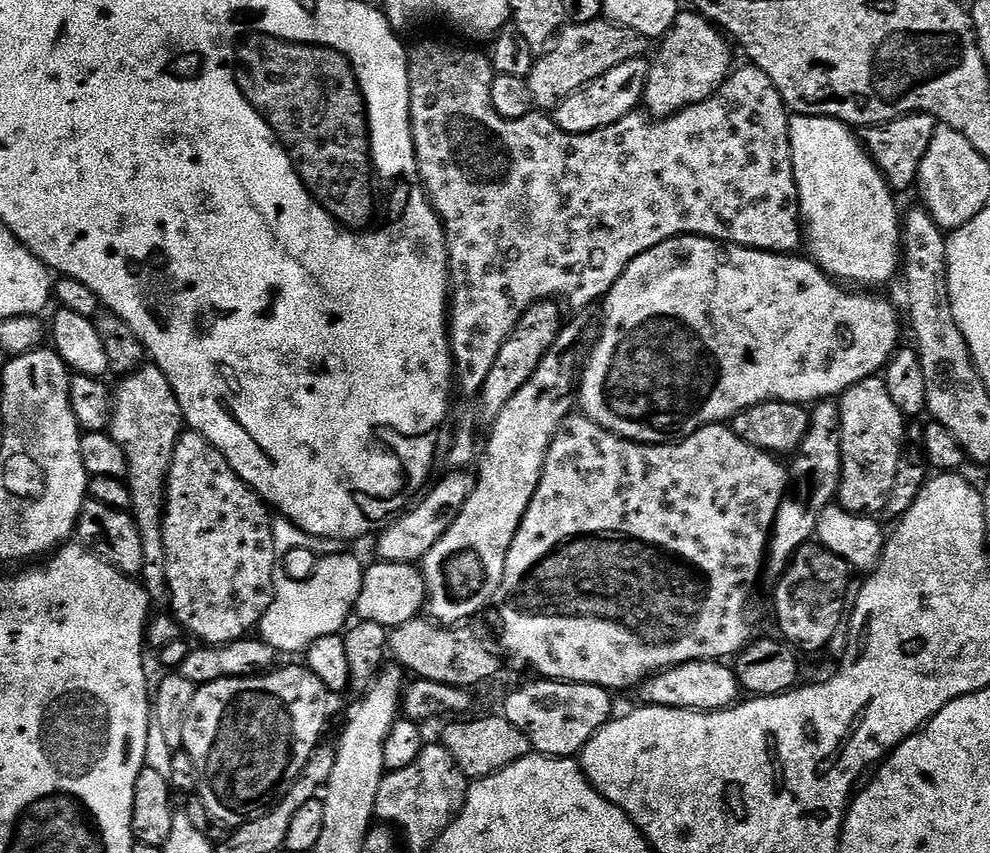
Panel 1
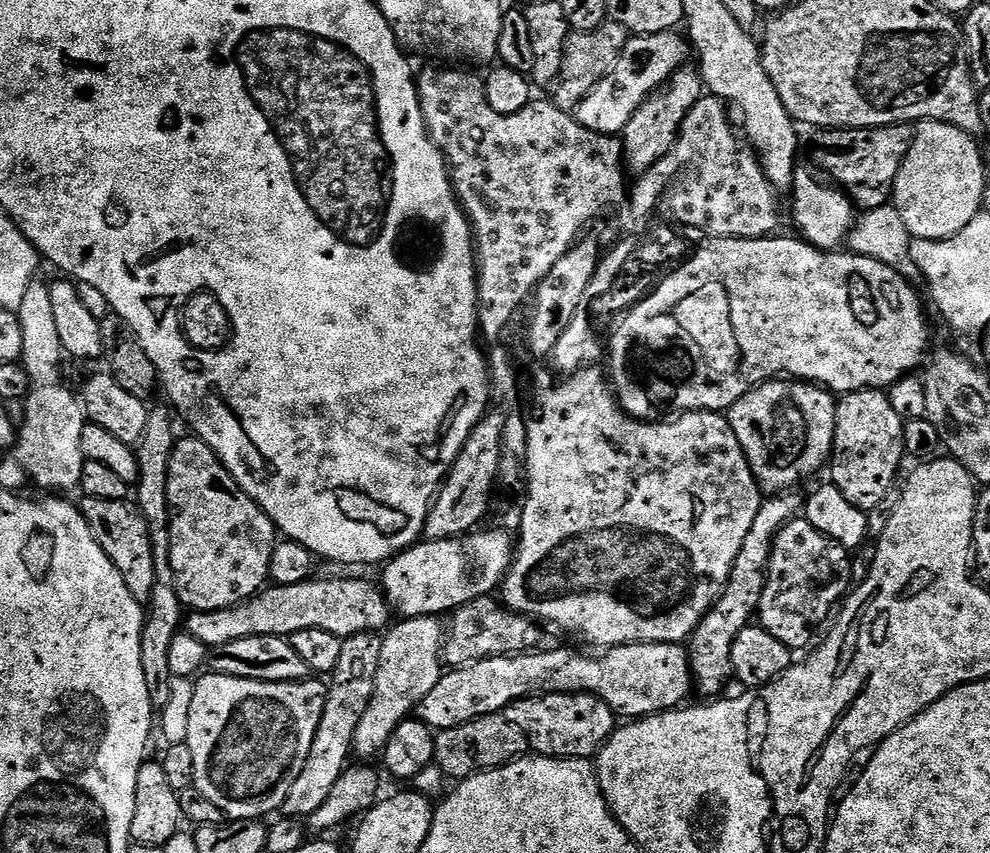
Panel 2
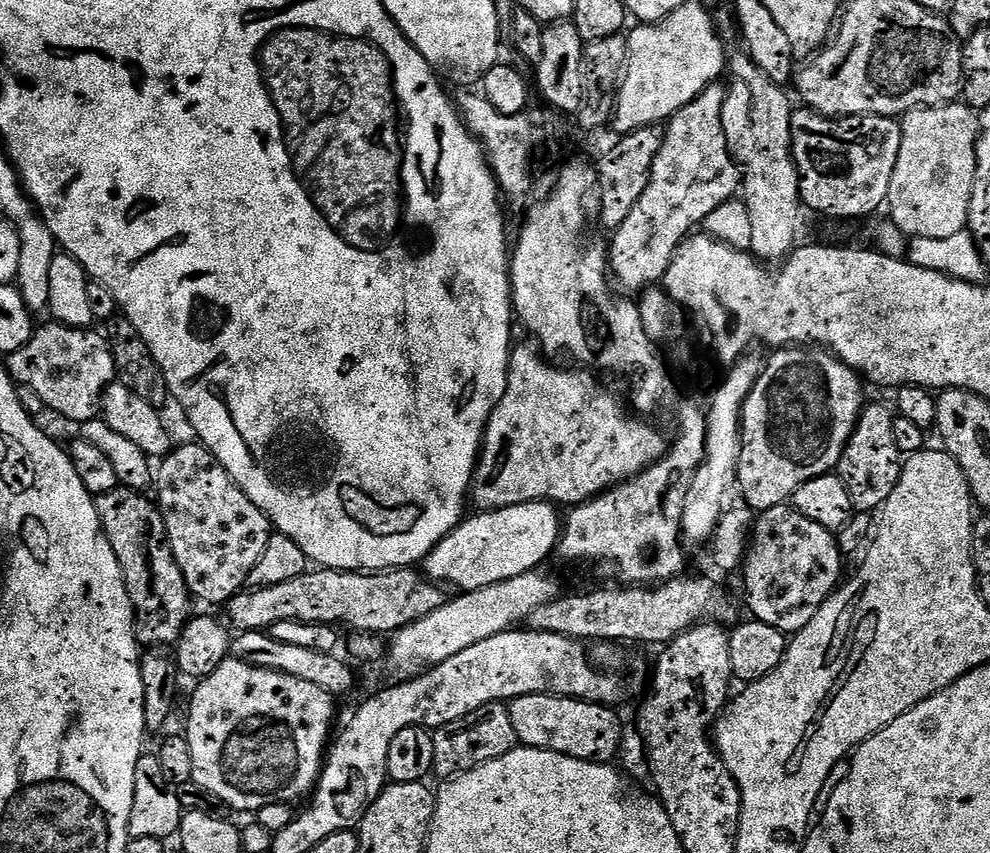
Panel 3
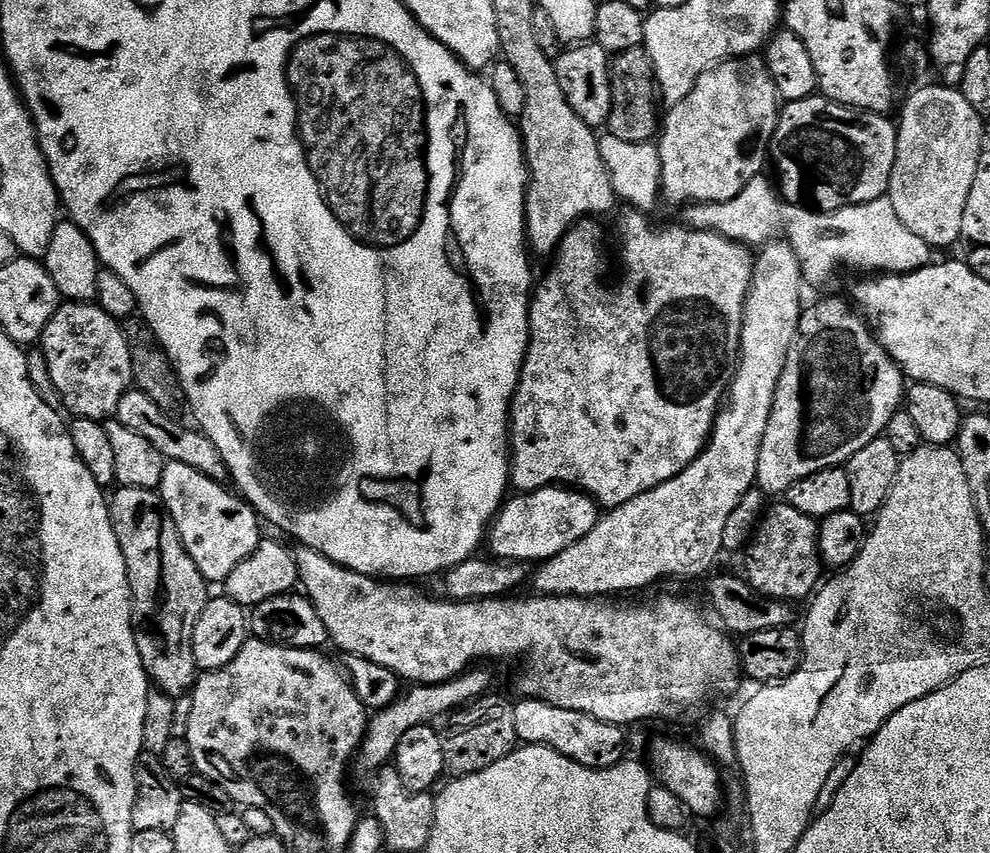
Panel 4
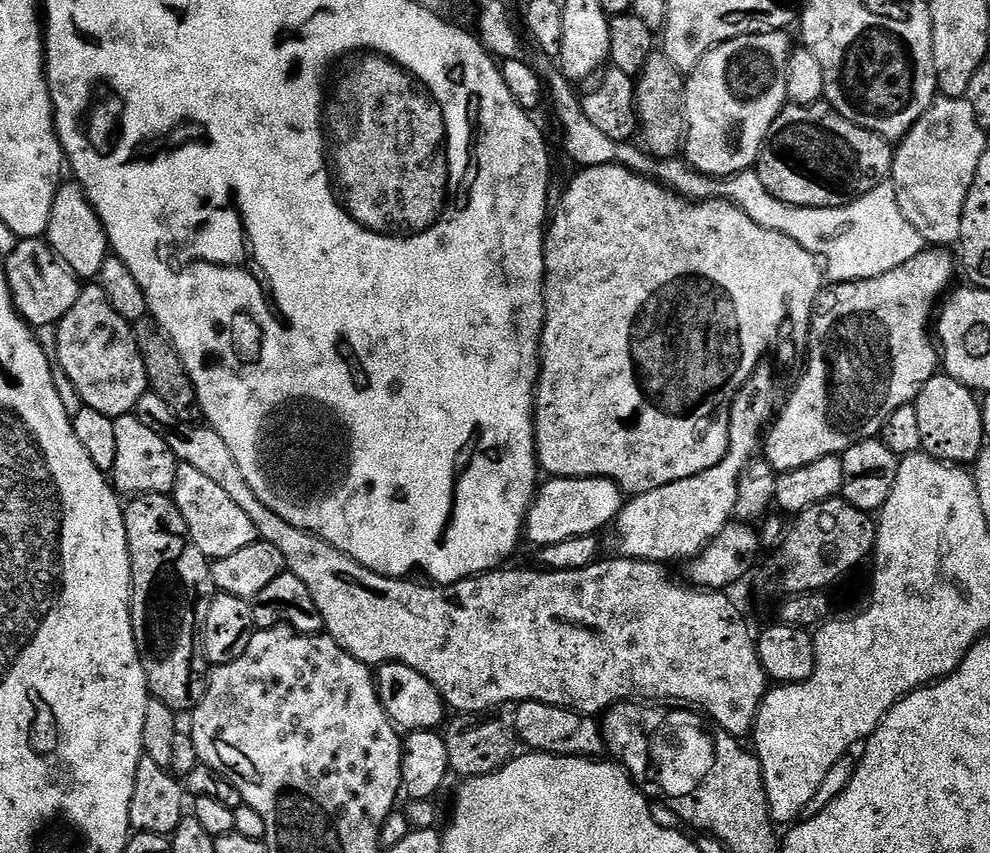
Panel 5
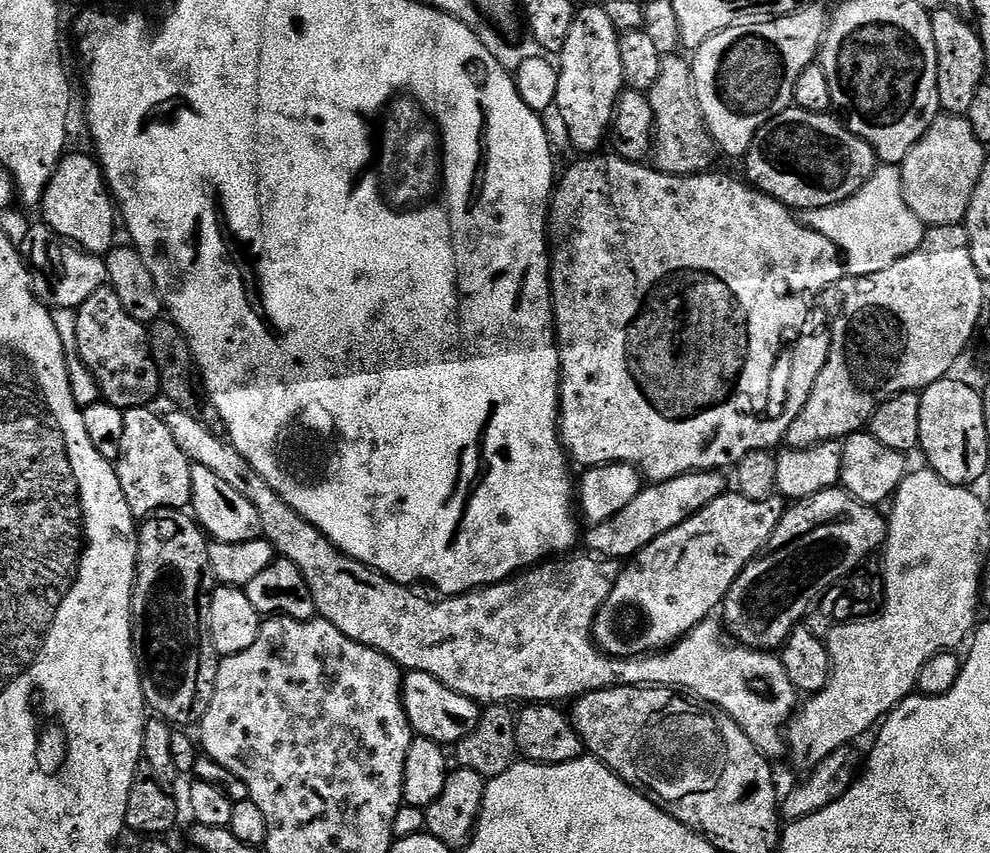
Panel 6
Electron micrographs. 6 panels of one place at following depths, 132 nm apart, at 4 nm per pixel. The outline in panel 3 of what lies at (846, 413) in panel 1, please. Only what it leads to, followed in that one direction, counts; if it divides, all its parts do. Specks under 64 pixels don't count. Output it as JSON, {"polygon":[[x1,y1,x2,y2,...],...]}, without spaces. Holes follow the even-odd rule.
{"polygon":[[869,403,860,414,860,421,856,423,856,429,852,431,852,437,840,455,838,475,852,499,852,507,856,512,871,512,883,508,886,498,894,494,894,486,898,486,900,469,902,467,902,453,898,450,898,442,894,442,894,422,896,416,893,409,884,404]]}

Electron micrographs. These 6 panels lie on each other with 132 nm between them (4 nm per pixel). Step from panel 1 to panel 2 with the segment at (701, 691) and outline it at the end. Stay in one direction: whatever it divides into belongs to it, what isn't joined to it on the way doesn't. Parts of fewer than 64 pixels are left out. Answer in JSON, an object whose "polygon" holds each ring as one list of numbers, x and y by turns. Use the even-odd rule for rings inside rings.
{"polygon":[[624,644,596,656,553,646,547,652,495,656,466,664,463,668,452,668,445,671,438,686,434,686,434,690,422,698,415,715,433,730,453,728,479,716,503,713,509,704,527,696,572,692,590,693,606,702,617,717,637,720,679,707,692,692,694,681,690,654,681,644]]}

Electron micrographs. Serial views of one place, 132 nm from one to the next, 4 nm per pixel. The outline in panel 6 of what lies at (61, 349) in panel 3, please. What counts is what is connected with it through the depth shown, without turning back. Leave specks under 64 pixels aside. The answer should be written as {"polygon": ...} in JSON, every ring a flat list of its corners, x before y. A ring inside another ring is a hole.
{"polygon":[[107,286,94,290,94,294,90,294,90,298,86,298,86,302,82,302,82,306,76,309,76,317,78,354,82,354,82,362,86,362,90,374,94,374,94,378,100,383,101,397,116,408,149,407,153,403,151,400,161,395,161,390,158,366,154,366,154,358,148,345,148,328,134,322,134,318,126,314,118,294,114,294,114,290]]}

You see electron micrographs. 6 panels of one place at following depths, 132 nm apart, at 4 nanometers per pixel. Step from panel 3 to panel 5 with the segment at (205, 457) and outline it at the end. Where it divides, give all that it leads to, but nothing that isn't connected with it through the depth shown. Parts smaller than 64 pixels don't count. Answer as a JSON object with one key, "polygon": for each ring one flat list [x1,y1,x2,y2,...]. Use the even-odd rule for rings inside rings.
{"polygon":[[177,463,176,481,170,493,178,510,188,527,188,536,194,546,207,556,209,561,230,558,238,550,245,549,258,539,254,522,246,515,246,510,240,509,235,502,218,486,218,482,206,478,206,474,198,474,194,466]]}

